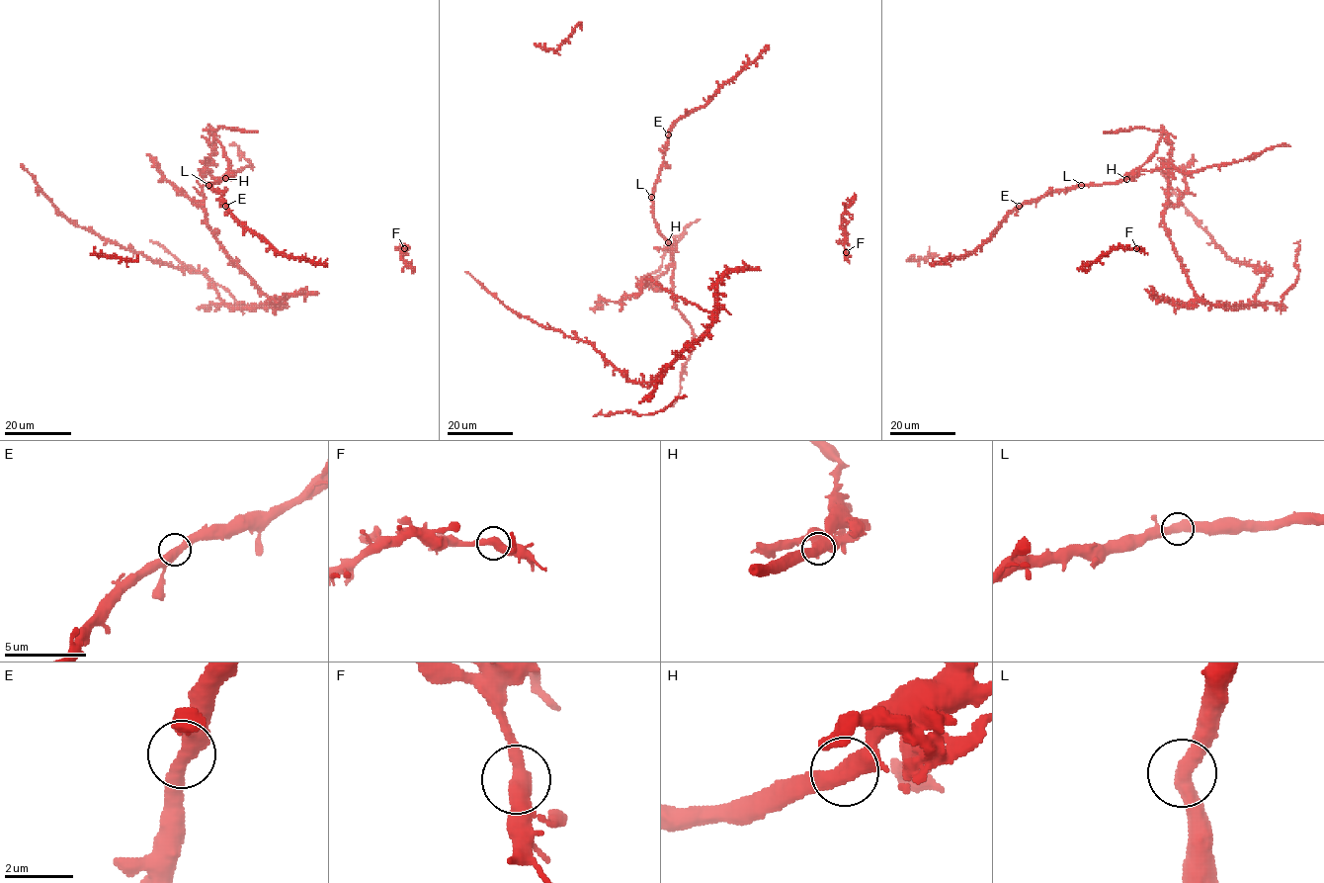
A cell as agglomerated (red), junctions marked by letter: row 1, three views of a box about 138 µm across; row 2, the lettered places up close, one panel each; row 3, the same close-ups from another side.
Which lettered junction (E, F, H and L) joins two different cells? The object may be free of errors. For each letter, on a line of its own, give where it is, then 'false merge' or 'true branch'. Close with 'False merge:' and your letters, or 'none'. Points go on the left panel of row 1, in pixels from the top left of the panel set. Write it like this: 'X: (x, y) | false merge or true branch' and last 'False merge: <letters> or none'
E: (225, 206) | true branch
F: (404, 248) | true branch
H: (225, 178) | false merge
L: (208, 185) | true branch
False merge: H

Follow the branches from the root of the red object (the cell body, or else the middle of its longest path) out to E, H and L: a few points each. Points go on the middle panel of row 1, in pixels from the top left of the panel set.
E: (646, 285), (657, 286), (655, 280), (672, 262), (671, 245), (658, 229), (652, 209), (652, 190), (668, 134)
H: (646, 285), (657, 286), (655, 280), (672, 262), (672, 245), (668, 241)
L: (646, 285), (657, 286), (655, 280), (672, 262), (671, 245), (652, 215), (651, 197)

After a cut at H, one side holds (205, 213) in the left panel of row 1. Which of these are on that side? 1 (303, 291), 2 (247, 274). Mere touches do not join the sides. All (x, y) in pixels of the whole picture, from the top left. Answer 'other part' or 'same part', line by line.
1: same part
2: same part

